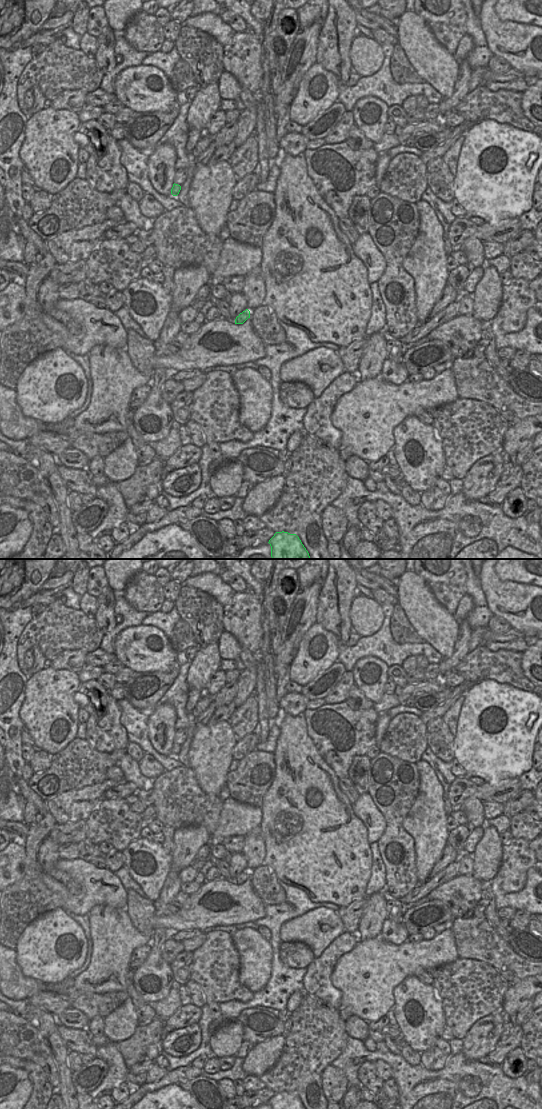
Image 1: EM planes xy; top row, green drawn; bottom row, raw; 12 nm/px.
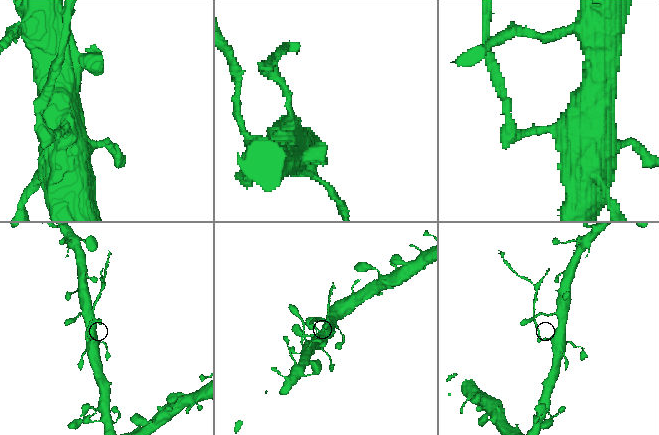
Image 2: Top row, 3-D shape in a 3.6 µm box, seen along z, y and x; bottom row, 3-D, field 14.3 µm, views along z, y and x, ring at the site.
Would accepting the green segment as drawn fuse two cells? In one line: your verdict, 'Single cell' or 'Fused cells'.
Fused cells

